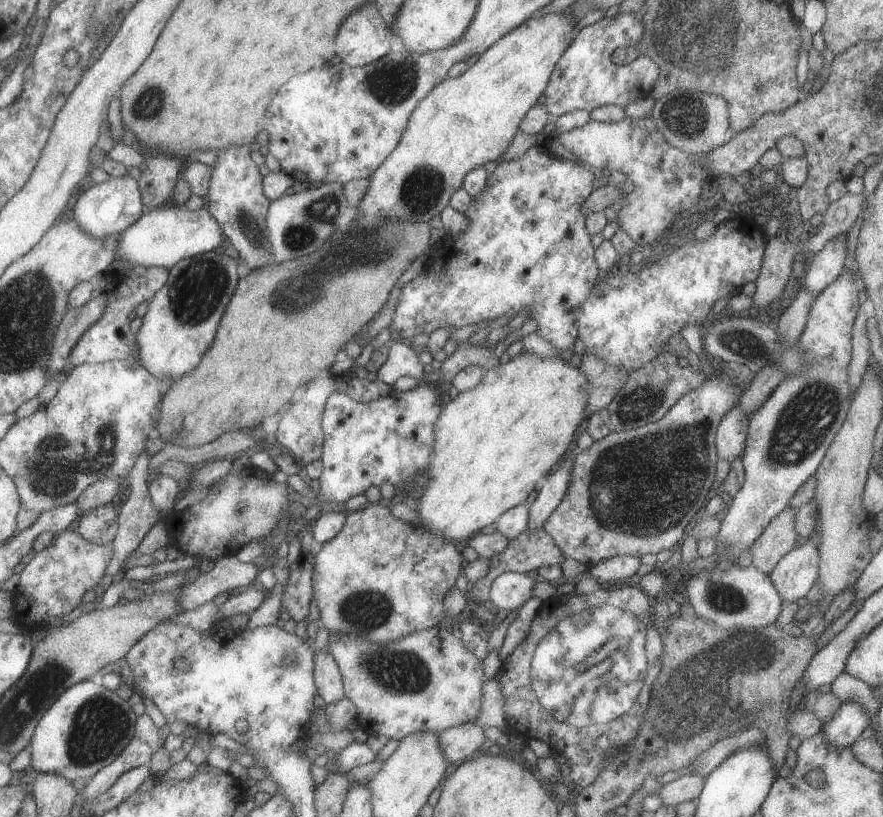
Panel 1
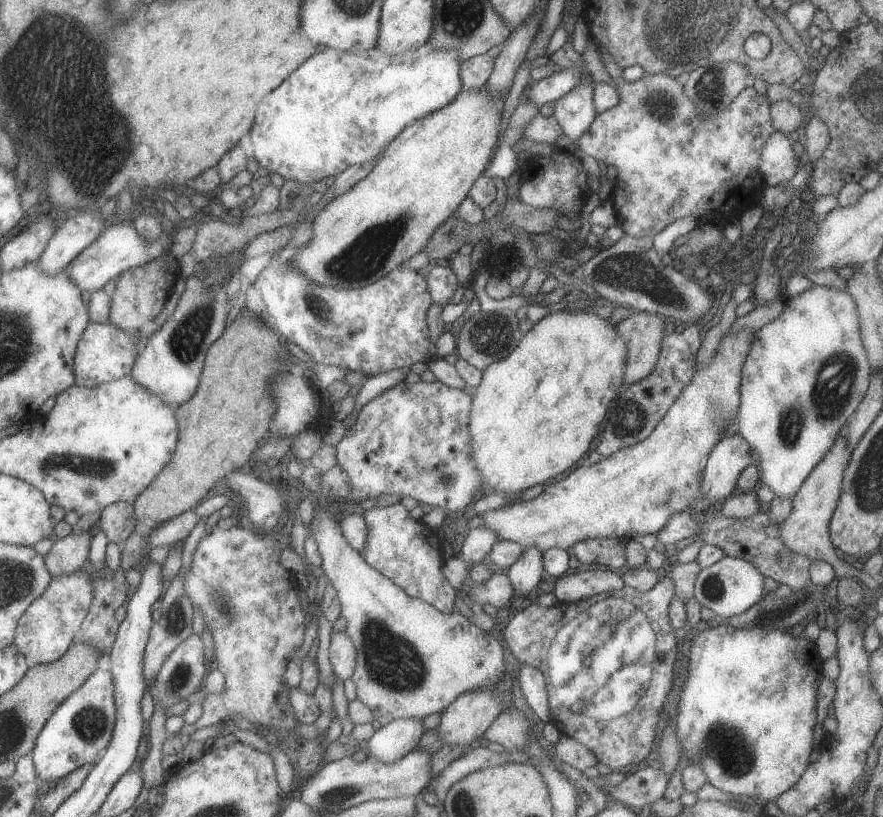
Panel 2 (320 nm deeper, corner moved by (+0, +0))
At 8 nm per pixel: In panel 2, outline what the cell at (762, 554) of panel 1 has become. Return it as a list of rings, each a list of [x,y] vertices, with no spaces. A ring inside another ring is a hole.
[[[845,434],[839,435],[831,449],[824,455],[824,458],[812,469],[806,477],[798,492],[793,496],[793,510],[790,516],[782,522],[781,535],[783,541],[791,551],[810,557],[812,560],[829,562],[834,568],[838,578],[850,577],[859,579],[860,571],[857,565],[850,559],[844,558],[835,548],[831,541],[829,524],[837,509],[843,477],[848,468],[851,448]]]

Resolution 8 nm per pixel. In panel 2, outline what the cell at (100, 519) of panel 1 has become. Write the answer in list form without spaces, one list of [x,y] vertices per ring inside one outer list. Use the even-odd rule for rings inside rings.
[[[125,501],[109,506],[101,517],[99,527],[109,534],[111,542],[121,545],[136,532],[139,523],[137,506]]]

